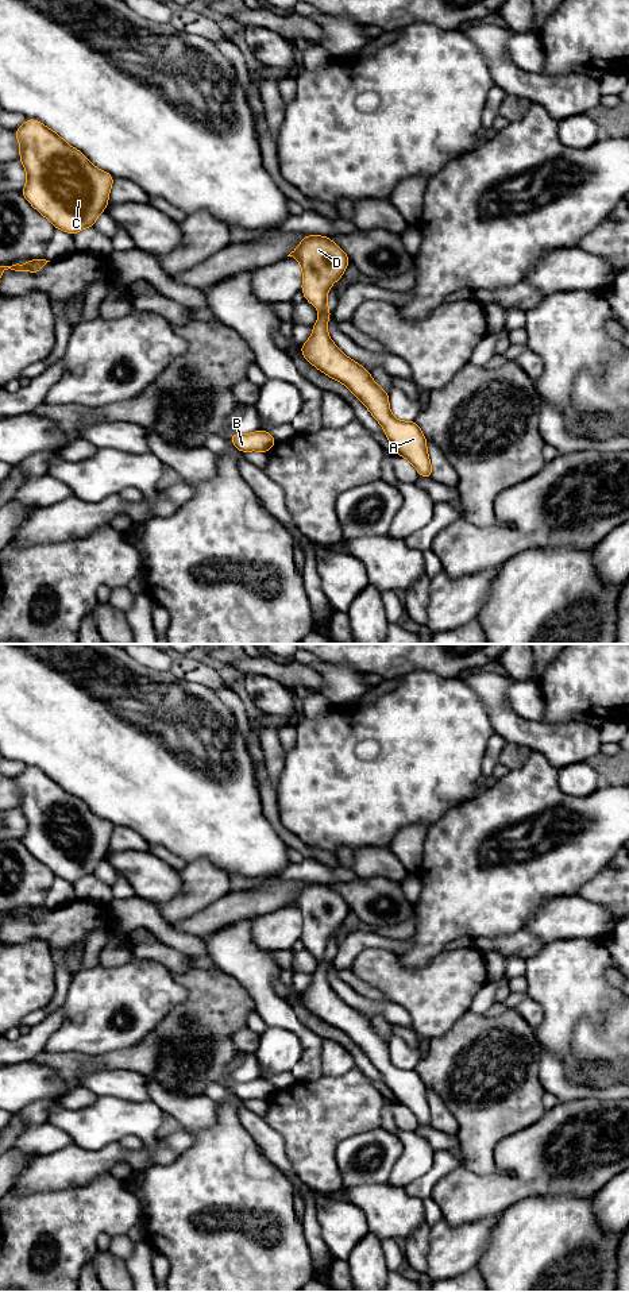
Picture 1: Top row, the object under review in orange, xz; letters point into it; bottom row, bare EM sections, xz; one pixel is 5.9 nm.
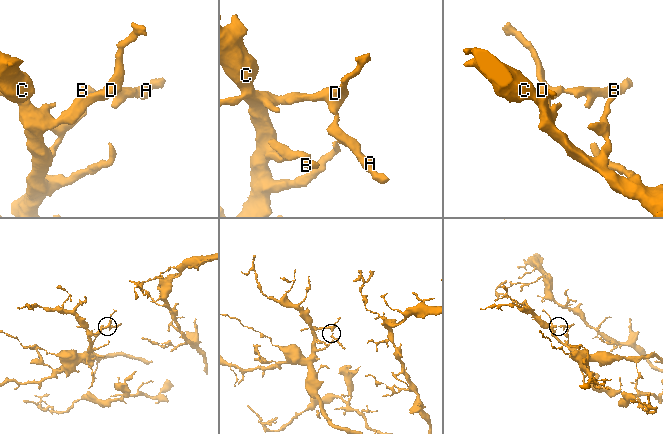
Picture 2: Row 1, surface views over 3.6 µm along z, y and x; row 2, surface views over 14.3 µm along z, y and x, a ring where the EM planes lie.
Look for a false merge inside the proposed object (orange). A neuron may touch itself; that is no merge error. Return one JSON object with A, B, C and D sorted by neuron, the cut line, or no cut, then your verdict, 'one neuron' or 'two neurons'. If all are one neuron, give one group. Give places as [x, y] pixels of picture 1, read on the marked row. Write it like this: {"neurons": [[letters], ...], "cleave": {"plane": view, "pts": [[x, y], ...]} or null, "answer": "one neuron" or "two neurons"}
{"neurons": [["A"], ["B", "C", "D"]], "cleave": {"plane": "xz", "pts": [[325, 304], [319, 308]]}, "answer": "two neurons"}

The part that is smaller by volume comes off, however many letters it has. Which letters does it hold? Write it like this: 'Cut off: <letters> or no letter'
Cut off: A

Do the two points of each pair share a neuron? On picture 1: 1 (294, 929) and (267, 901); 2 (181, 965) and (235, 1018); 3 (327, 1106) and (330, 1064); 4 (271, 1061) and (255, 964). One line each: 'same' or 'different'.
1: different
2: different
3: different
4: different

